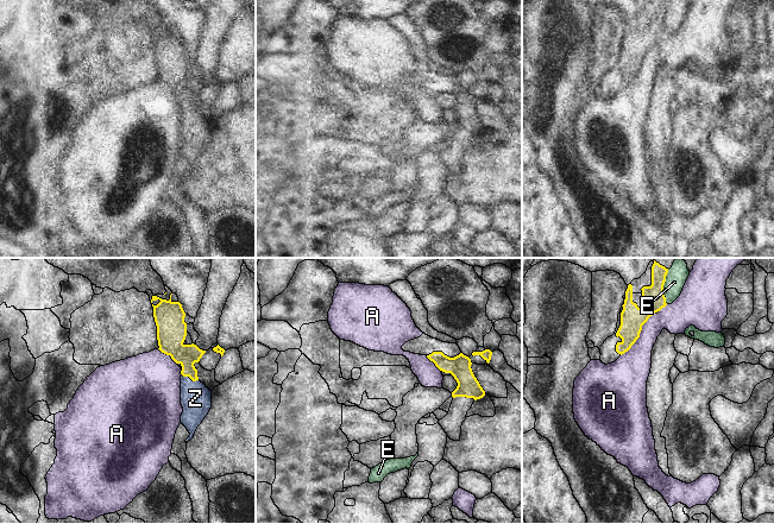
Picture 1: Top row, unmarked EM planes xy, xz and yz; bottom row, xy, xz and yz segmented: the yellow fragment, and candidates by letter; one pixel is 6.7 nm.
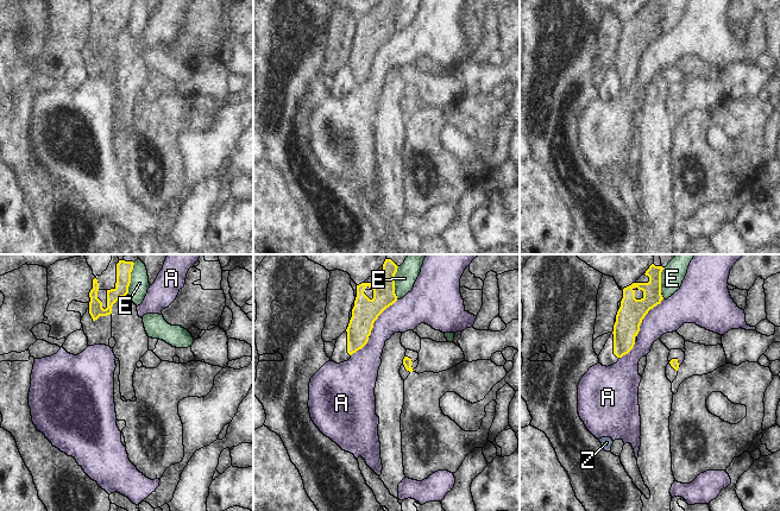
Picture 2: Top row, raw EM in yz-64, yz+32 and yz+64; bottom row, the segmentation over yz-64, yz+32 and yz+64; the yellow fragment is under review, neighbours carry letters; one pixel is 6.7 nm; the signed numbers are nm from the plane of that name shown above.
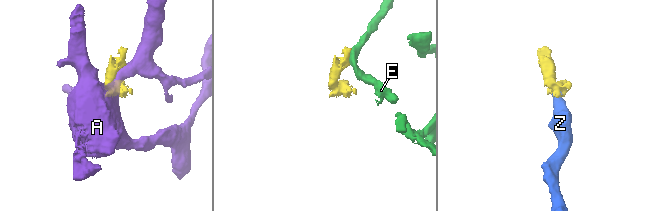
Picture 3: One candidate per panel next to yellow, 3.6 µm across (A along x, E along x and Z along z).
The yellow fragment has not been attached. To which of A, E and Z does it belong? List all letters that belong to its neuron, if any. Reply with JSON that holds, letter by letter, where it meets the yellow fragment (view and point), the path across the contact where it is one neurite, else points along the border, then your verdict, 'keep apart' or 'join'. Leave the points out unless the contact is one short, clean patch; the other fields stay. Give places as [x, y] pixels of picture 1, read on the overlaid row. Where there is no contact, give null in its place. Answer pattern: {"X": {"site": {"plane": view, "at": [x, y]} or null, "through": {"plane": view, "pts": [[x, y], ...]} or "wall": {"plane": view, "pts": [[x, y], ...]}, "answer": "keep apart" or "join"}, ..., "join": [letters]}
{"A": {"site": {"plane": "yz", "at": [639, 335]}, "answer": "keep apart"}, "E": {"site": {"plane": "yz", "at": [662, 286]}, "wall": {"plane": "yz", "pts": [[668, 270], [664, 285], [666, 303]]}, "answer": "keep apart"}, "Z": {"site": {"plane": "xy", "at": [190, 378]}, "through": {"plane": "xy", "pts": [[187, 355], [190, 378], [190, 387], [195, 398]]}, "answer": "join"}, "join": ["Z"]}

